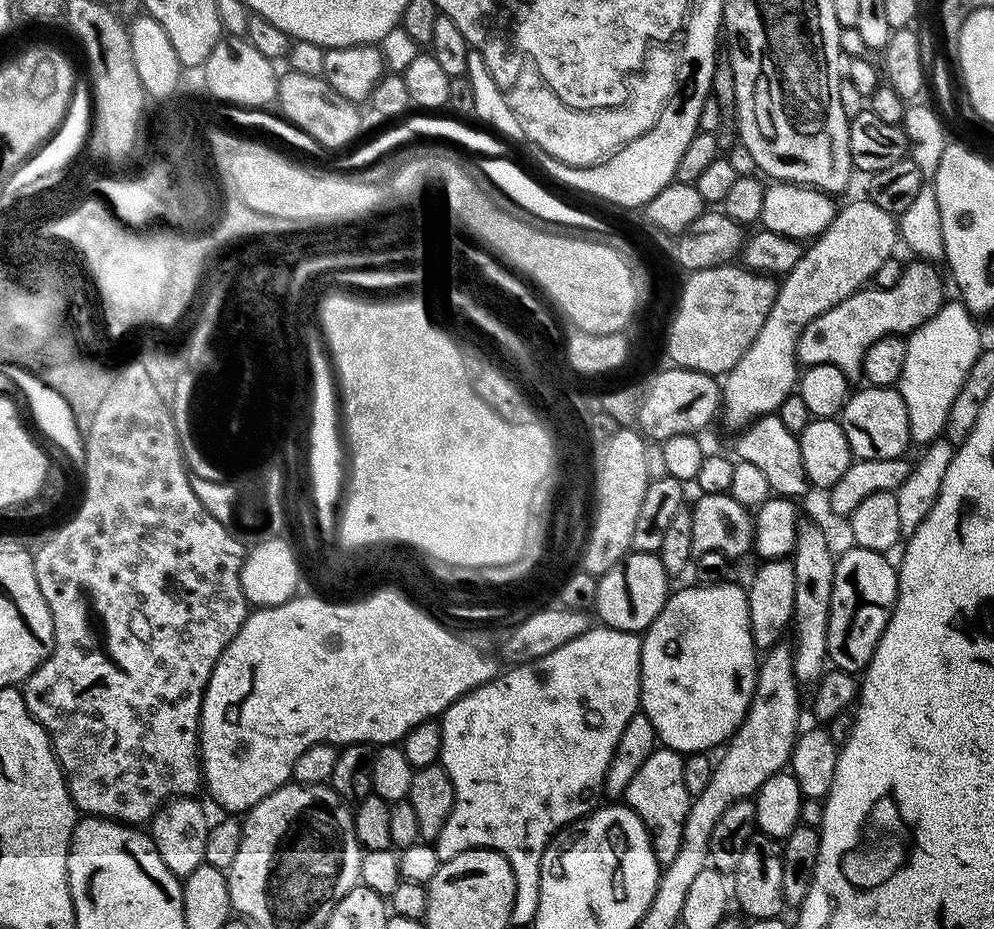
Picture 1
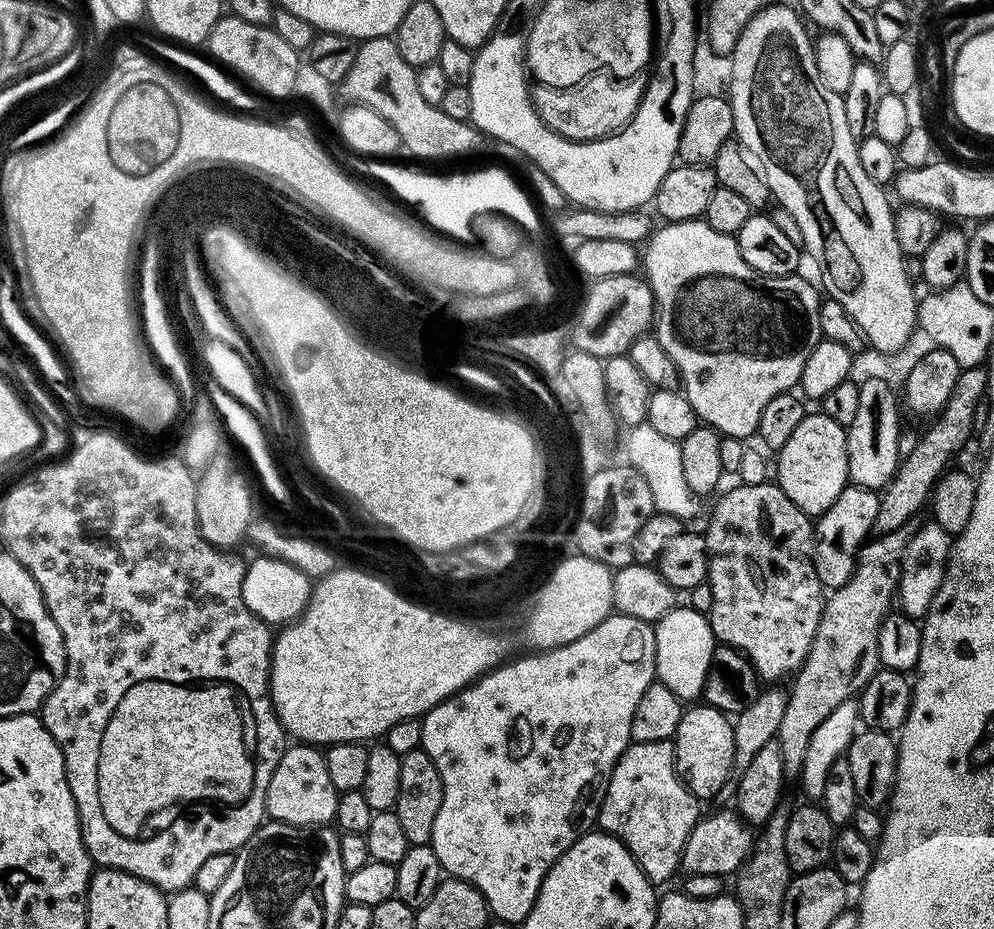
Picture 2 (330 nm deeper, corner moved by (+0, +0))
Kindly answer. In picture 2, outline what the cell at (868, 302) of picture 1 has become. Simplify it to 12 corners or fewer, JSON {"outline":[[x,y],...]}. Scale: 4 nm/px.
{"outline":[[703,219],[642,248],[697,421],[755,437],[822,339],[821,293]]}

